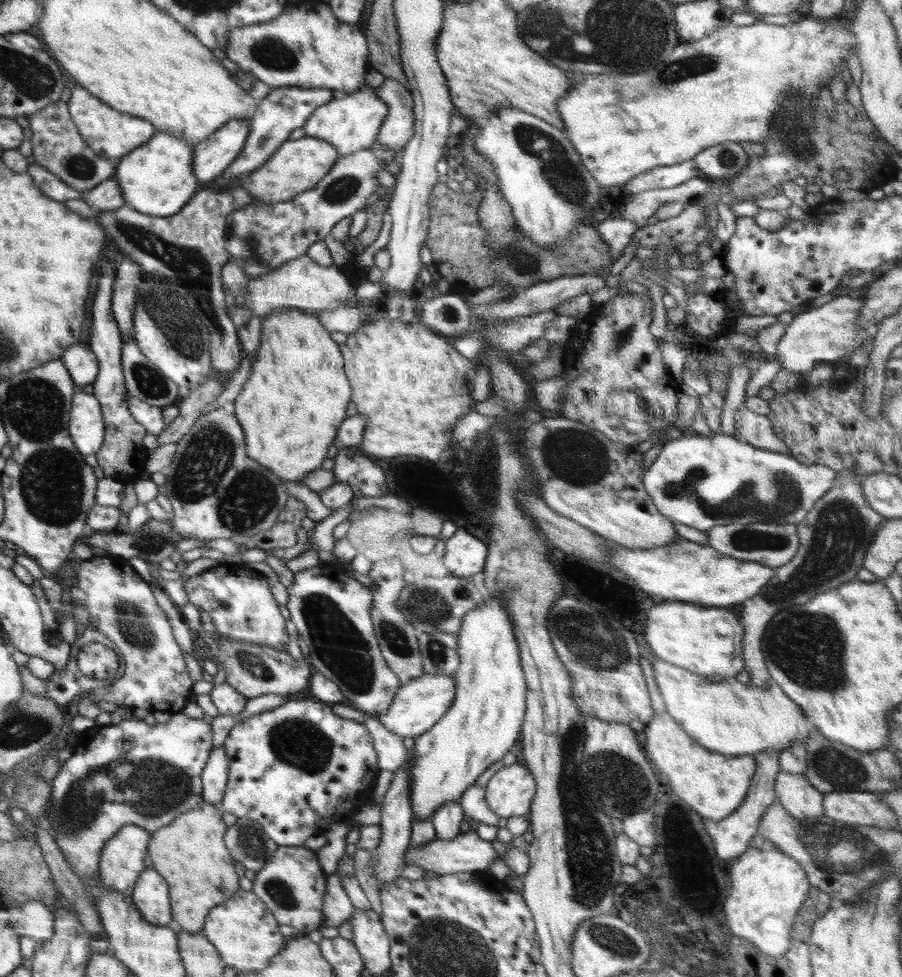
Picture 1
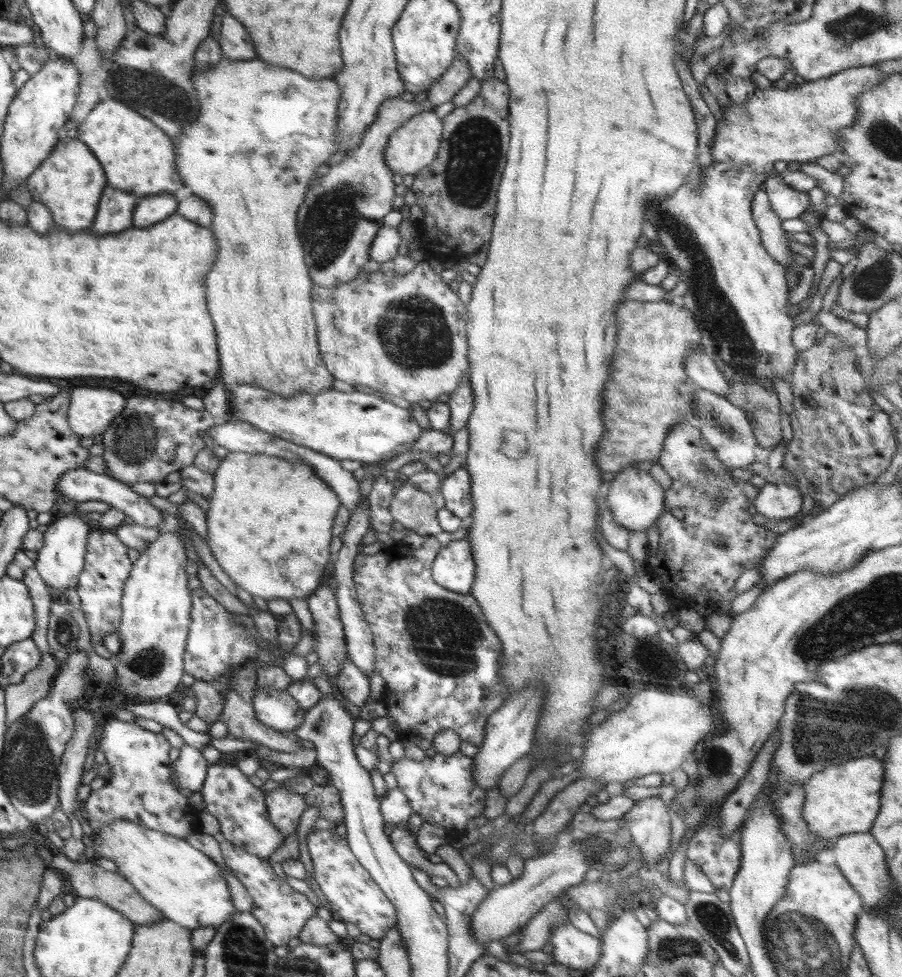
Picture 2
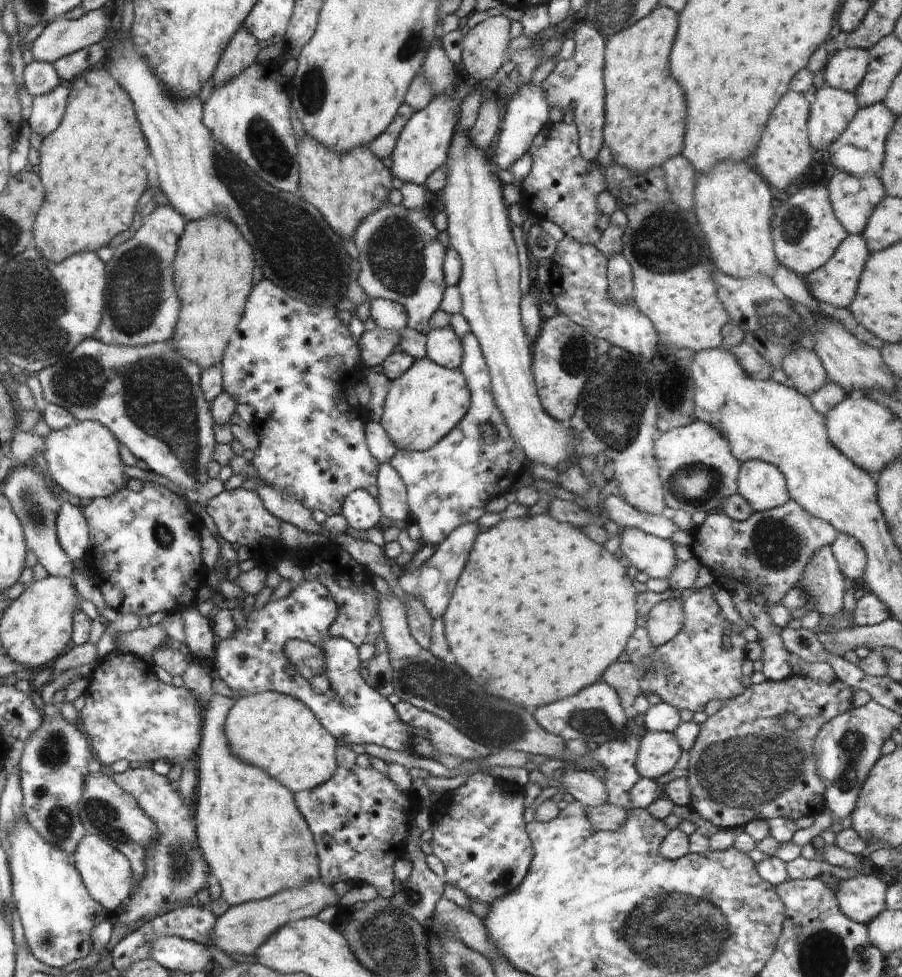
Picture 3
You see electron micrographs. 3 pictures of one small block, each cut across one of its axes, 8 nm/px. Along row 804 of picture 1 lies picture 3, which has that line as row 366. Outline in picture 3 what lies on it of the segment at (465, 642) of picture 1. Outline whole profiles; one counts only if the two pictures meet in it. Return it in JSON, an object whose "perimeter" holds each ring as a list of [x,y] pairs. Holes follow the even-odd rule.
{"perimeter":[[[426,356],[415,360],[402,376],[390,381],[379,423],[397,450],[425,451],[464,418],[470,401],[470,391],[460,369],[440,366]]]}

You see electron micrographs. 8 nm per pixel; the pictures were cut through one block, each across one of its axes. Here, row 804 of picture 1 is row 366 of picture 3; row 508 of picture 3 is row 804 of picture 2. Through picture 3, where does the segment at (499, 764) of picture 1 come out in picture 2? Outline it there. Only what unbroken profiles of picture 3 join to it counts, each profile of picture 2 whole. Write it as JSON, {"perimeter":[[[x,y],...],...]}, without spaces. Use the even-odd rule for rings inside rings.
{"perimeter":[[[460,752],[449,756],[436,754],[433,758],[427,757],[422,762],[403,757],[395,760],[390,774],[397,778],[398,788],[406,795],[413,812],[418,813],[423,822],[441,826],[447,830],[447,842],[452,844],[455,840],[466,835],[472,821],[476,816],[483,814],[488,788],[480,788],[473,778],[474,760],[463,756]]]}

